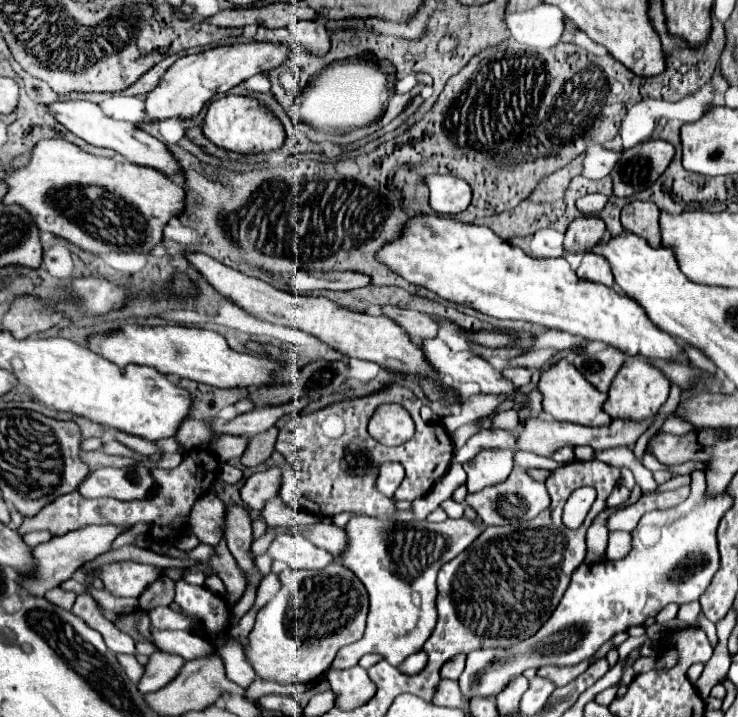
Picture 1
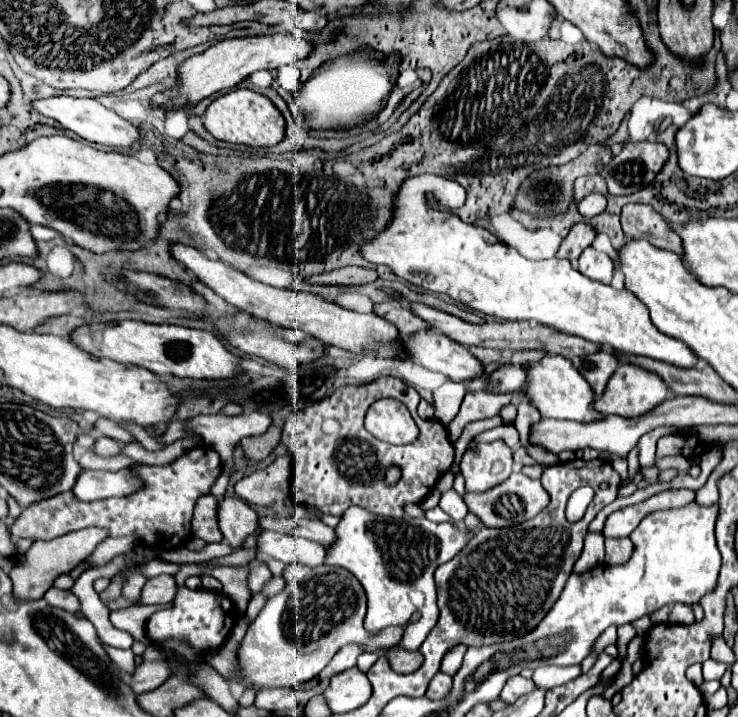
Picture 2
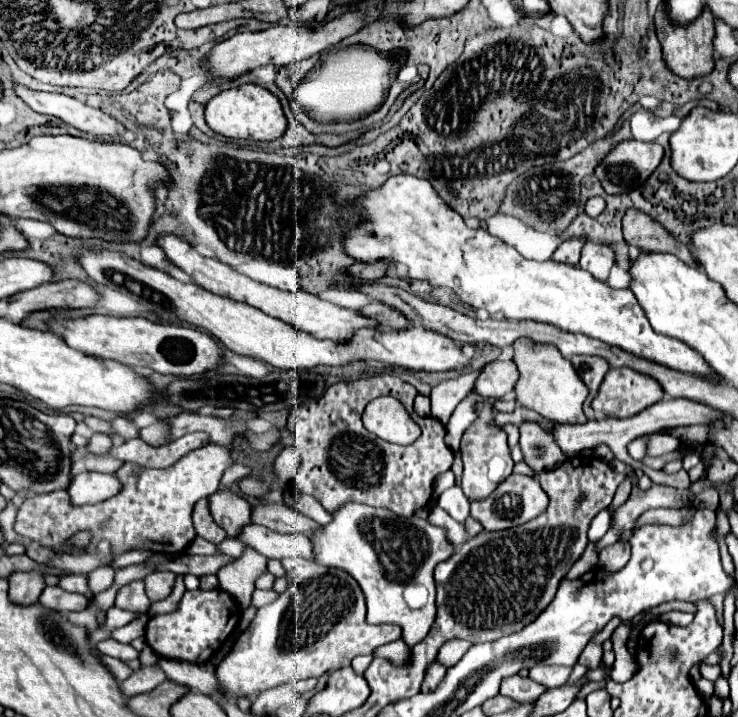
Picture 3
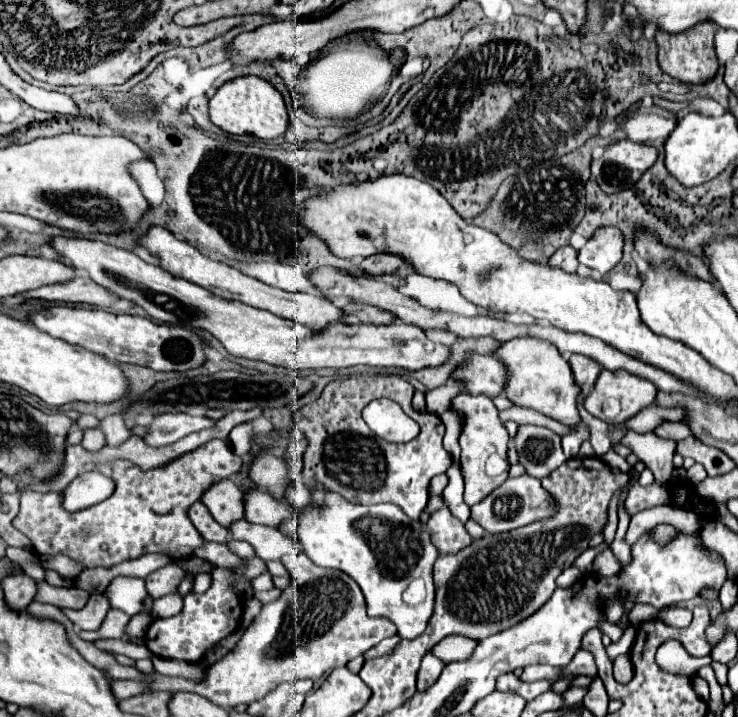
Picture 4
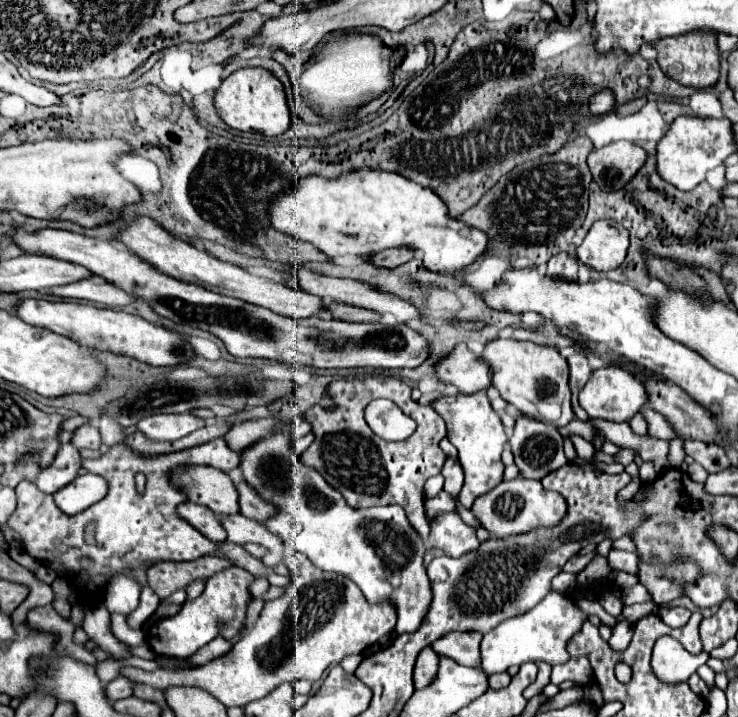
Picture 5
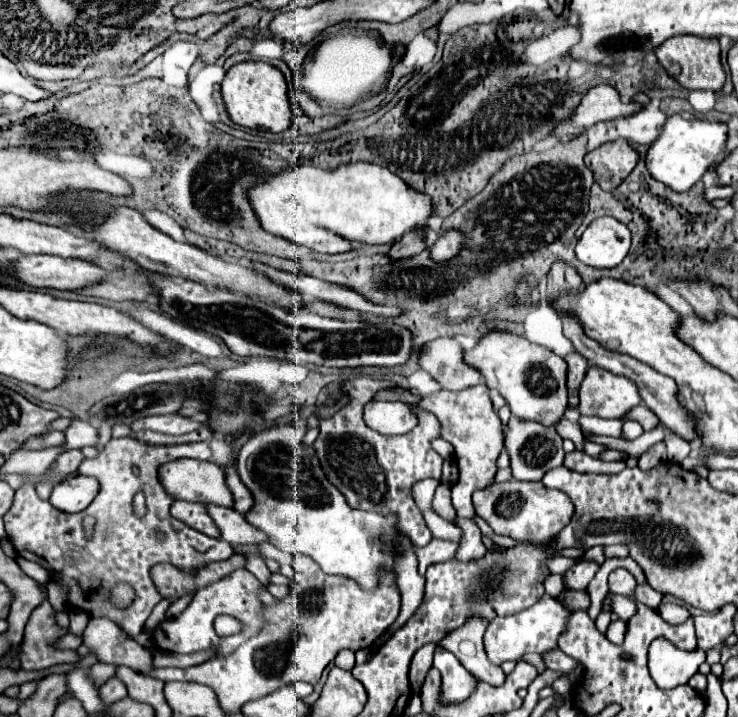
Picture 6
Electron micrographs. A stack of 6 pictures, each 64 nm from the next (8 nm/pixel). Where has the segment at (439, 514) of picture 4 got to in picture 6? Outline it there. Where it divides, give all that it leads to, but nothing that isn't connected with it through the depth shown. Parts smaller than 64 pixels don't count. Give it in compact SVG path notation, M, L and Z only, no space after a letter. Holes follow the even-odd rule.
M458 516L452 520L452 524L456 524L462 530L462 538L458 542L458 558L462 562L466 562L466 560L478 558L480 554L484 556L486 546L482 544L482 538L480 538L482 534L480 534L478 526L472 520L460 520Z

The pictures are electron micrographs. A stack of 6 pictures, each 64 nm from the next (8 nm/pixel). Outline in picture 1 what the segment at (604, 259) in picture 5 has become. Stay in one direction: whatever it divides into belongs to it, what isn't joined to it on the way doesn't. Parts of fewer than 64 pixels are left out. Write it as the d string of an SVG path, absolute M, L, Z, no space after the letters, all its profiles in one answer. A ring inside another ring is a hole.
M586 252L584 254L584 260L576 272L582 280L588 280L588 282L598 282L598 284L604 284L604 286L612 286L614 284L614 276L610 272L610 264L598 256L598 254L592 254L592 252Z

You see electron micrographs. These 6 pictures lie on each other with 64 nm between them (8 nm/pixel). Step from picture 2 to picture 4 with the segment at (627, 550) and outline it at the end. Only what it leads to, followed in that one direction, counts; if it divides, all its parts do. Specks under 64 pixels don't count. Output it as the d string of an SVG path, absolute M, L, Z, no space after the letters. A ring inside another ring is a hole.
M610 548L600 552L594 560L594 572L600 572L604 576L614 576L616 572L620 572L620 568L622 568L622 564L618 562L618 558L612 554Z

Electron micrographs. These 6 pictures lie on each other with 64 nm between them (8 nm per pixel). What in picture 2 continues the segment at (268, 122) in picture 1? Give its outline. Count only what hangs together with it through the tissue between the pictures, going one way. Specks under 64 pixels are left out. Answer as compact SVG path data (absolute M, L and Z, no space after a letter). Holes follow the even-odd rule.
M238 88L234 92L228 92L220 98L216 98L206 114L204 114L204 128L222 142L230 144L244 144L250 148L270 148L276 146L284 138L284 128L286 122L278 108L262 94L248 90L248 88Z

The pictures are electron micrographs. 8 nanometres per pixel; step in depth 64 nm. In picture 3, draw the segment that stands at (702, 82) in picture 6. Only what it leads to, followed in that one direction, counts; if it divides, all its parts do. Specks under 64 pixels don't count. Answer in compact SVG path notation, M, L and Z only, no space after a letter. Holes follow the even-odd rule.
M662 2L656 12L656 34L658 34L658 40L664 50L664 60L674 74L678 74L682 78L694 78L694 76L704 76L704 74L712 72L712 68L714 68L714 58L712 58L714 16L712 16L712 12L704 12L704 16L700 16L700 20L692 20L692 24L688 24L688 28L676 28L676 24L668 24L668 16L664 16L664 2Z

